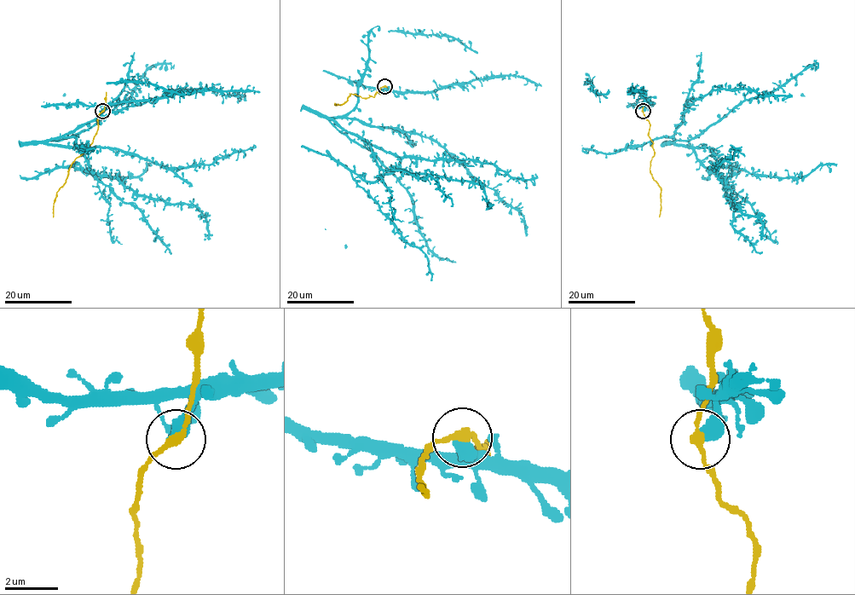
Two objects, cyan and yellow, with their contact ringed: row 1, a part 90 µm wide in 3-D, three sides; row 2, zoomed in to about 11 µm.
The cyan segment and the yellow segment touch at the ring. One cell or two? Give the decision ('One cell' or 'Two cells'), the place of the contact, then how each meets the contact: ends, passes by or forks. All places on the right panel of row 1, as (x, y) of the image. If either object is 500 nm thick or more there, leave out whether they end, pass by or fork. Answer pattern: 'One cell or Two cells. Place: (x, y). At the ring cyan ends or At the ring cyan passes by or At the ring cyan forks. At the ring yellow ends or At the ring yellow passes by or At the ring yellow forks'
One cell. Place: (643, 111)

